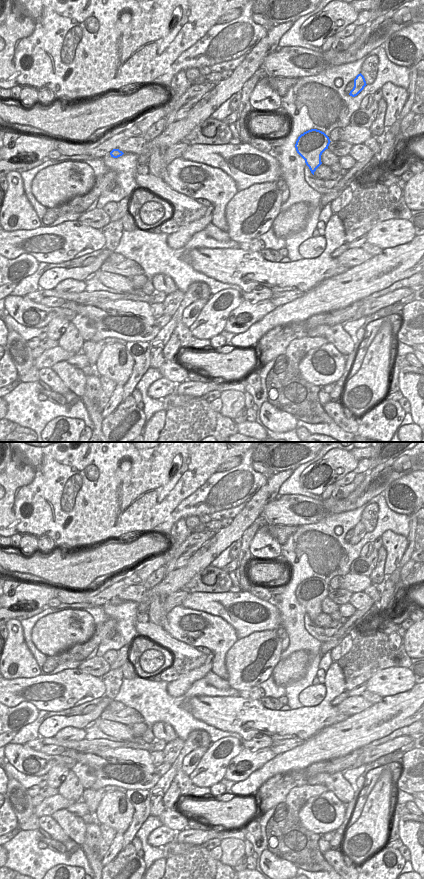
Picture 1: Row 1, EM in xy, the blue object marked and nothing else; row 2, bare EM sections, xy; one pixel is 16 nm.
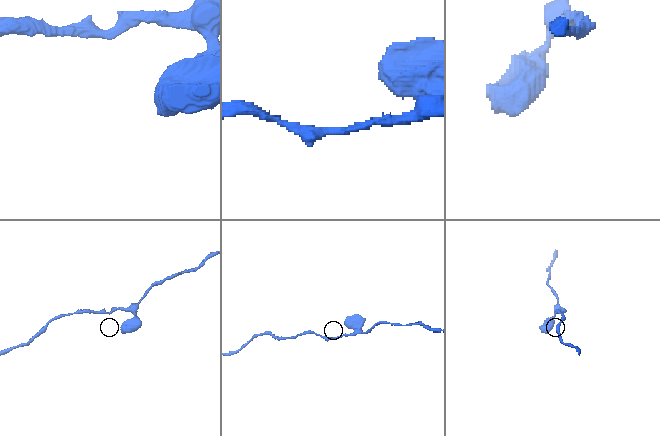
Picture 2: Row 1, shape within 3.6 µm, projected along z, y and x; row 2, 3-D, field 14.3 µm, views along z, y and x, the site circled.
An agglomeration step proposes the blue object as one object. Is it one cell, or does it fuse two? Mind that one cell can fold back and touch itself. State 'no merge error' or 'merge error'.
no merge error

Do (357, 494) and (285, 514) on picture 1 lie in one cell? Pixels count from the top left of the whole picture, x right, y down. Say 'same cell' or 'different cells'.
same cell

